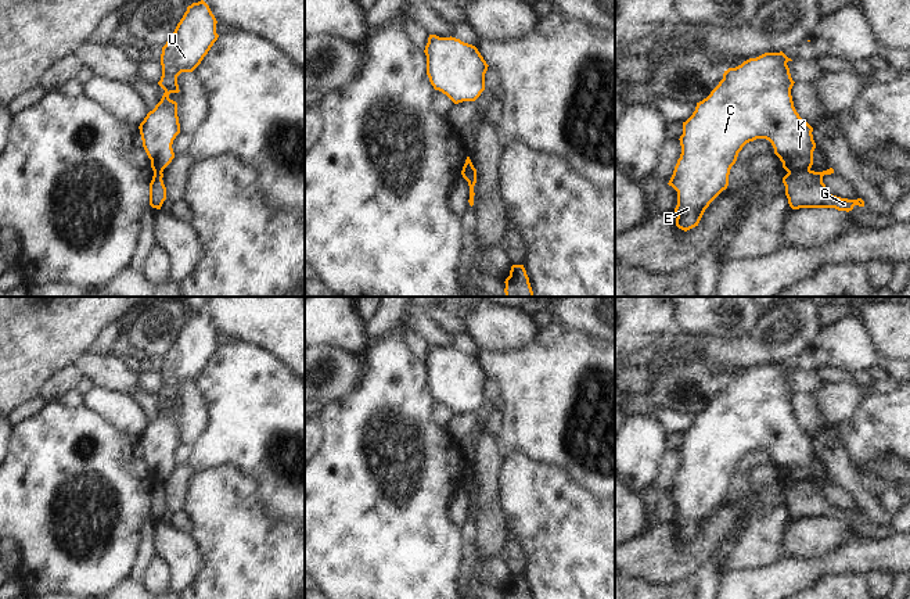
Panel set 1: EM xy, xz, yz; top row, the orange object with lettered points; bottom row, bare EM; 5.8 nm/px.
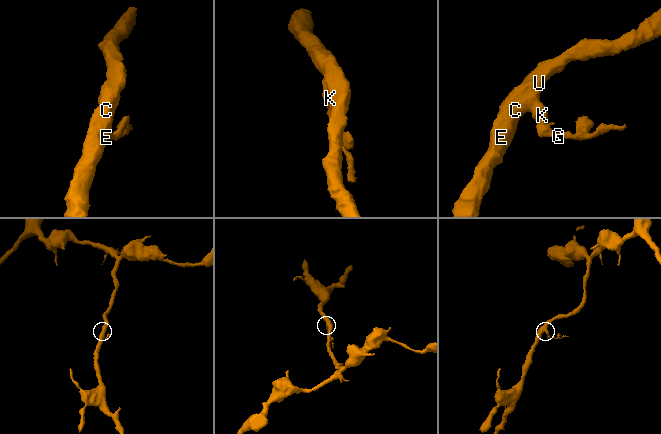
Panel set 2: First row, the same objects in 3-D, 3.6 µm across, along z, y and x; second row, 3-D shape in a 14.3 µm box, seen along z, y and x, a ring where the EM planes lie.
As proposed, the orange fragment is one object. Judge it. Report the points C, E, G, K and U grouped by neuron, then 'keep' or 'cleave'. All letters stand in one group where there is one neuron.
C E K U / G; cleave

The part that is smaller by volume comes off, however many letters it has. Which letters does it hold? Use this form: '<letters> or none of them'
G

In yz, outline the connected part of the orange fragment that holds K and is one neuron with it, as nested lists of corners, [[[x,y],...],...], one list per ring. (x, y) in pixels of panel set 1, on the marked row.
[[[783,51],[765,53],[729,68],[723,79],[683,122],[681,154],[669,180],[677,191],[676,226],[684,232],[698,226],[709,204],[729,186],[729,175],[742,147],[756,139],[771,143],[787,172],[810,169],[813,165],[813,128],[796,112],[791,96],[794,80]]]

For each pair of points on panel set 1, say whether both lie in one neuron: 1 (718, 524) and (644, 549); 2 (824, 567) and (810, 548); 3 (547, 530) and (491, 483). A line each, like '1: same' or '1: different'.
1: same
2: different
3: different

